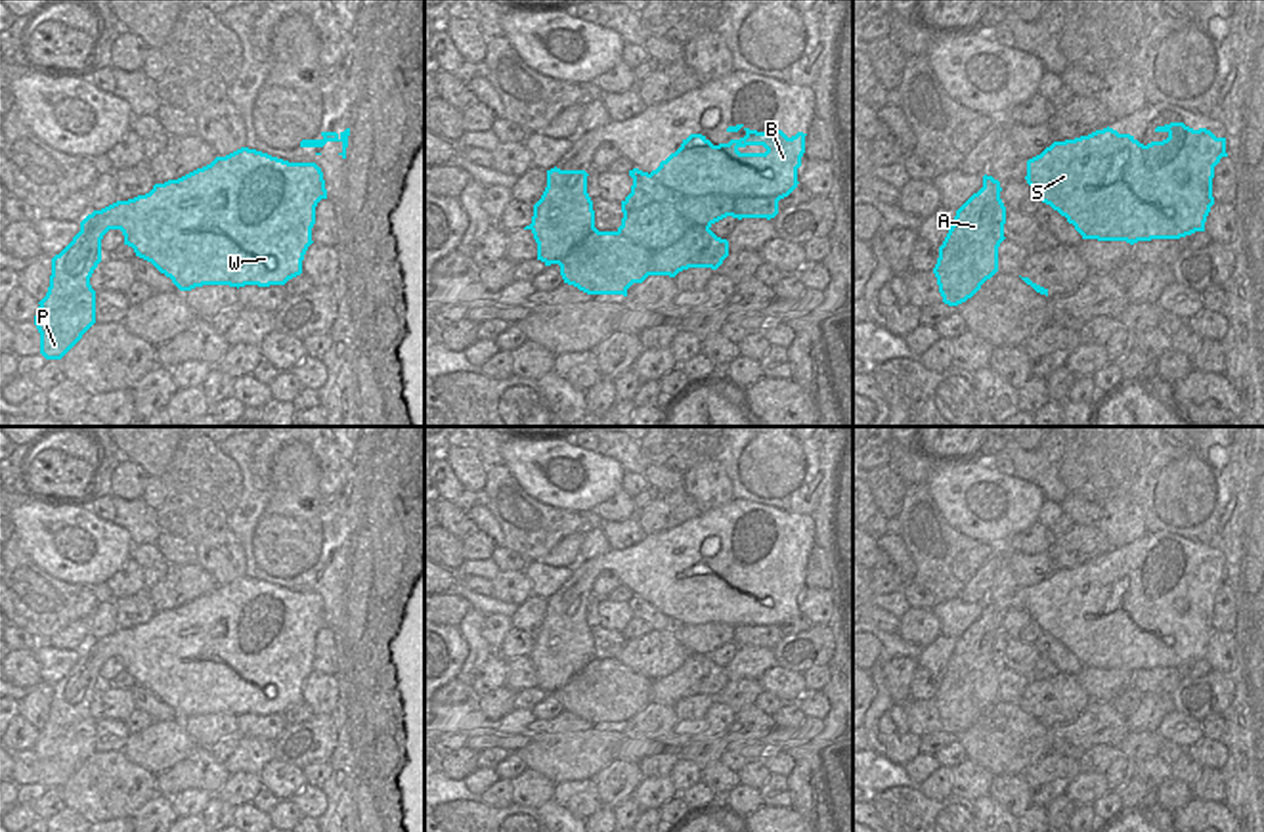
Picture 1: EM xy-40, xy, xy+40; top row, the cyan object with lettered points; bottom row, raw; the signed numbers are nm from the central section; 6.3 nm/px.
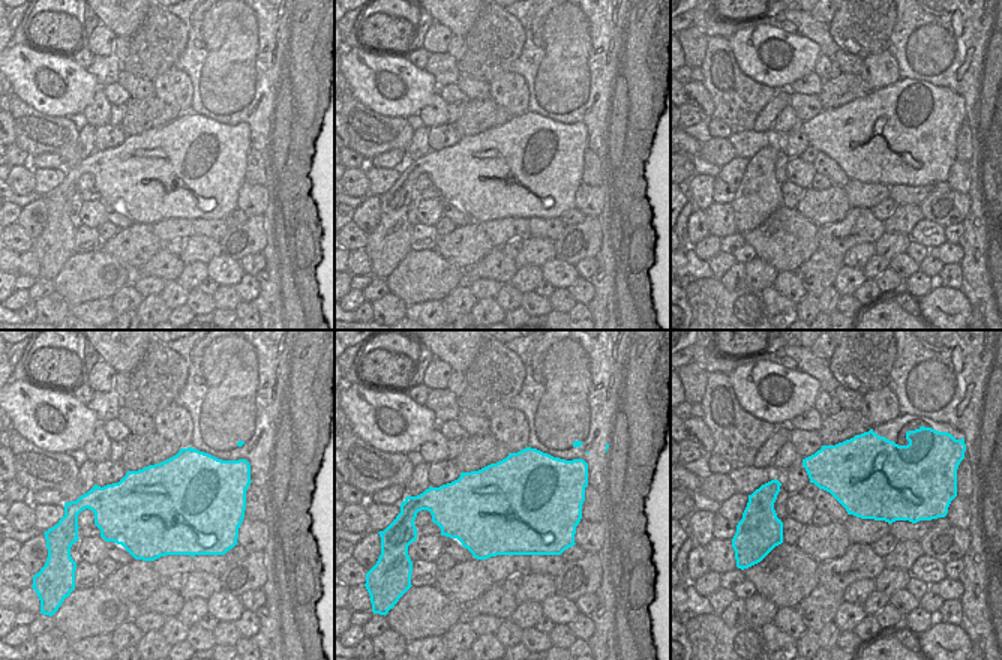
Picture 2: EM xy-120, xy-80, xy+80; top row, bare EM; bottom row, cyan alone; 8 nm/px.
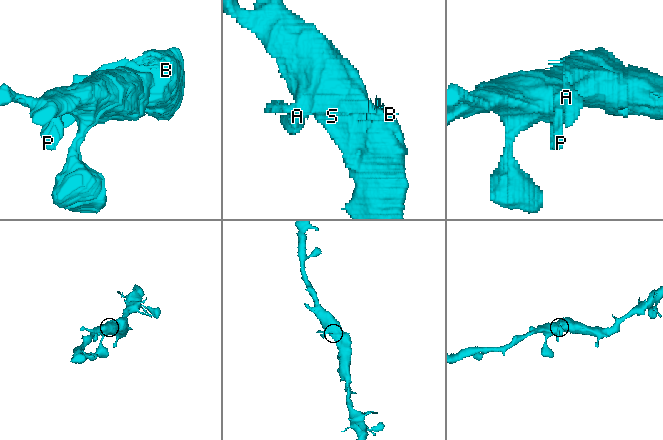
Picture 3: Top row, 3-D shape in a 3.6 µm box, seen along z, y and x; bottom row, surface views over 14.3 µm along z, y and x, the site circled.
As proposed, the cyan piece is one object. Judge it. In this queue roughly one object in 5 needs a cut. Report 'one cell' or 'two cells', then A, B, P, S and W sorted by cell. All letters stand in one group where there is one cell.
one cell; groups A B P S W

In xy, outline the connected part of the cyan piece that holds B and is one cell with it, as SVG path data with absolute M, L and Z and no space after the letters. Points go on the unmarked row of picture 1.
M744 553L727 560L746 558L740 568L713 574L702 562L690 562L681 576L660 591L656 599L629 599L631 622L621 629L621 654L616 660L595 656L593 629L587 622L585 599L547 599L547 616L534 633L532 652L537 689L545 694L558 692L564 712L587 723L623 723L633 712L648 704L675 706L688 696L717 698L729 685L729 669L709 656L727 646L774 646L778 629L797 616L797 597L805 581L805 564L788 566L782 558L750 558Z

